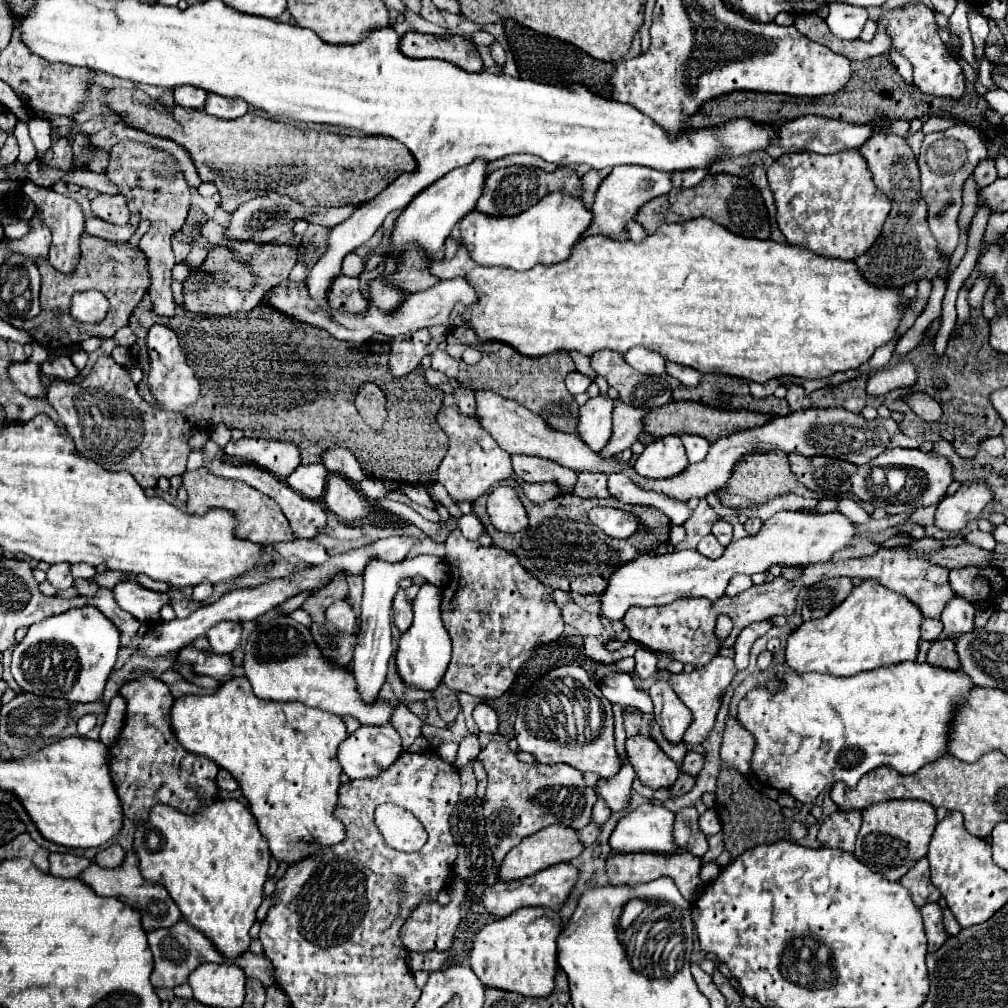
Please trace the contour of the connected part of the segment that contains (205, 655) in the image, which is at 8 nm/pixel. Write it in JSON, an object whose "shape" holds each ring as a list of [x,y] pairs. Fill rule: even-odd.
{"shape":[[[182,649],[178,653],[180,663],[192,663],[194,671],[200,675],[210,675],[214,679],[226,677],[234,669],[232,655],[218,655],[212,651],[198,651],[198,649]]]}

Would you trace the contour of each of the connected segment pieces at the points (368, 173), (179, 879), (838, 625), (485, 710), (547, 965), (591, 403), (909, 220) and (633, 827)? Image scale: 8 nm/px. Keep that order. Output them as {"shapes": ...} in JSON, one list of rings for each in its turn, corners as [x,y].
{"shapes":[[[[110,89],[102,95],[122,119],[152,135],[168,137],[186,147],[196,163],[202,181],[216,183],[222,195],[222,209],[232,213],[242,203],[270,191],[286,195],[304,207],[340,207],[344,203],[366,203],[382,191],[394,175],[416,169],[414,155],[388,137],[342,137],[334,133],[302,131],[258,115],[246,113],[234,121],[210,117],[206,111],[164,107],[138,89]]],[[[218,799],[214,805],[210,805],[210,809],[202,809],[202,813],[198,813],[198,817],[190,817],[190,815],[184,815],[180,813],[178,809],[170,807],[170,805],[158,805],[150,811],[150,821],[144,823],[142,829],[138,829],[134,833],[134,849],[136,849],[136,855],[138,855],[138,861],[140,861],[140,869],[142,869],[142,877],[150,883],[160,883],[168,889],[170,897],[174,899],[174,903],[178,905],[178,909],[182,911],[182,917],[194,927],[198,929],[200,933],[204,933],[212,943],[214,947],[222,953],[222,957],[226,961],[236,961],[242,953],[248,951],[250,947],[250,927],[254,925],[256,921],[256,911],[262,903],[262,897],[264,897],[264,883],[268,879],[268,861],[270,861],[270,851],[268,851],[268,845],[266,845],[266,839],[260,837],[260,831],[258,831],[258,825],[256,825],[256,819],[254,815],[250,813],[250,809],[246,805],[242,805],[240,801],[236,799]]],[[[864,581],[854,593],[822,619],[806,621],[786,641],[786,665],[796,673],[830,673],[850,677],[882,665],[914,661],[918,655],[922,613],[878,581]]],[[[478,703],[476,705],[476,709],[474,709],[474,721],[476,721],[478,729],[484,731],[484,733],[496,733],[496,729],[498,729],[498,715],[486,703]]],[[[522,907],[504,919],[494,919],[474,937],[470,953],[472,971],[484,987],[506,989],[524,997],[548,997],[554,989],[554,975],[558,969],[556,939],[560,931],[560,915],[542,907]]],[[[598,395],[594,399],[588,399],[578,411],[576,433],[592,451],[602,451],[602,447],[610,439],[612,407],[614,407],[612,399]]],[[[882,117],[872,121],[870,125],[872,135],[858,149],[858,153],[866,159],[876,187],[884,191],[892,201],[892,211],[884,223],[882,235],[864,255],[856,259],[856,265],[862,271],[862,275],[874,285],[904,287],[906,283],[918,281],[922,277],[926,279],[934,279],[936,275],[946,277],[948,261],[942,261],[942,257],[938,257],[934,237],[930,237],[930,229],[926,223],[928,209],[920,197],[920,169],[914,151],[910,149],[904,137],[888,131],[888,127],[892,125],[890,119]]],[[[644,803],[624,815],[616,829],[610,835],[610,847],[616,853],[636,853],[636,851],[650,851],[650,853],[674,853],[678,847],[672,839],[672,823],[674,823],[674,813],[668,811],[662,805],[652,805]]]]}

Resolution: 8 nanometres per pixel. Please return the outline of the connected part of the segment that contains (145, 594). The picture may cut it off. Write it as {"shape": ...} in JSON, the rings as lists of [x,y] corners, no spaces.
{"shape":[[[122,581],[114,589],[114,599],[118,607],[132,613],[142,623],[156,623],[160,619],[160,609],[170,601],[166,593],[156,593],[150,589],[144,589],[142,585],[134,581]]]}

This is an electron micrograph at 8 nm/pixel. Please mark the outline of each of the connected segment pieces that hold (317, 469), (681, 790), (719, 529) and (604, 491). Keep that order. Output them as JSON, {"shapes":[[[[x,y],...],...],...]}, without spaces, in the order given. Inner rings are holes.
{"shapes":[[[[322,463],[316,465],[298,465],[286,479],[286,483],[300,491],[304,497],[310,499],[320,499],[326,491],[326,481],[328,481],[328,469]]],[[[680,773],[680,779],[670,787],[670,791],[674,797],[680,797],[680,795],[688,793],[694,787],[694,783],[696,783],[696,777],[692,777],[688,773]]],[[[718,519],[714,525],[712,525],[712,533],[716,535],[716,539],[726,547],[730,541],[732,541],[732,525],[724,519]]],[[[580,473],[578,483],[574,485],[572,493],[580,495],[580,497],[606,499],[606,497],[610,497],[606,479],[607,475],[604,473]]]]}

